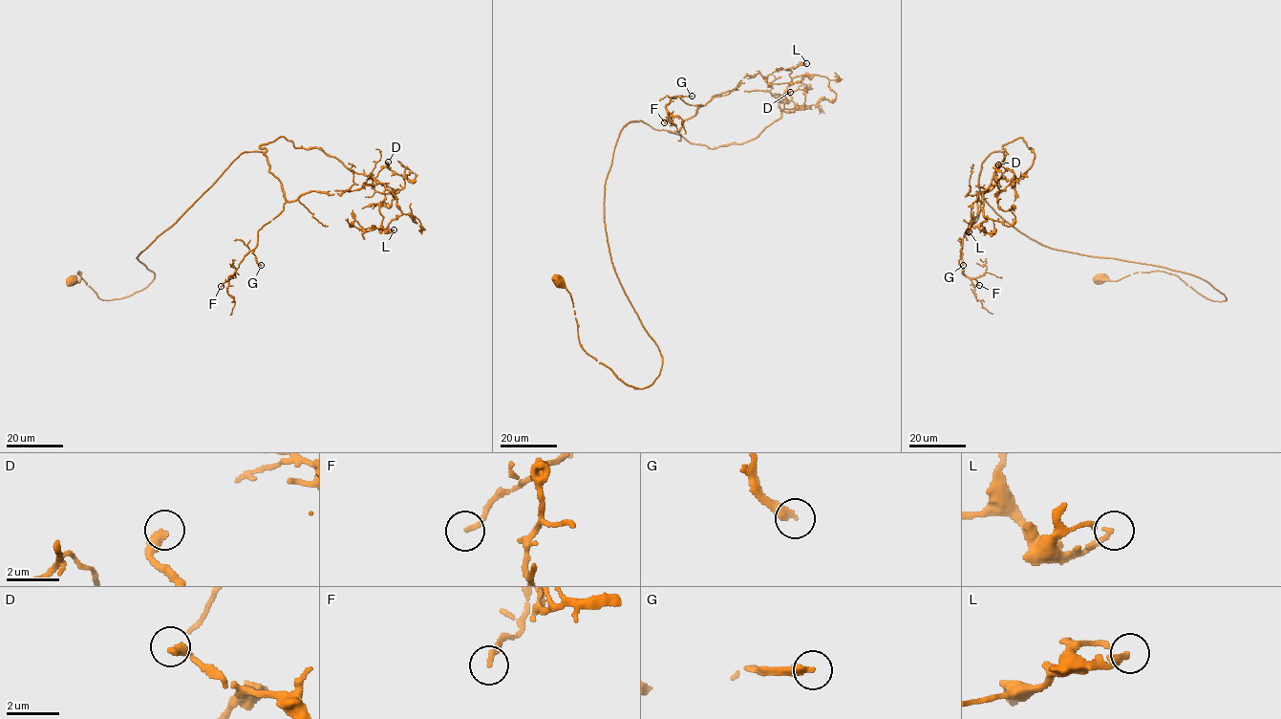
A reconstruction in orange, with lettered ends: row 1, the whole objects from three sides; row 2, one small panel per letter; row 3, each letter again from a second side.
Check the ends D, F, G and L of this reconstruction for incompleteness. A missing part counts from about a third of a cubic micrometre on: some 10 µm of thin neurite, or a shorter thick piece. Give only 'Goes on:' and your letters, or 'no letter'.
Goes on: D

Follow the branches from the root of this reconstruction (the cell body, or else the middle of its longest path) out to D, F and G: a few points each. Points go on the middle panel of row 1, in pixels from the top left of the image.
D: (559, 281), (582, 348), (651, 385), (662, 356), (605, 229), (616, 140), (642, 120), (742, 143), (790, 92)
F: (559, 281), (582, 348), (651, 385), (604, 188), (624, 126), (702, 106), (671, 98), (664, 122)
G: (559, 281), (582, 348), (651, 385), (662, 356), (611, 261), (604, 185), (624, 126), (678, 131), (692, 96)

